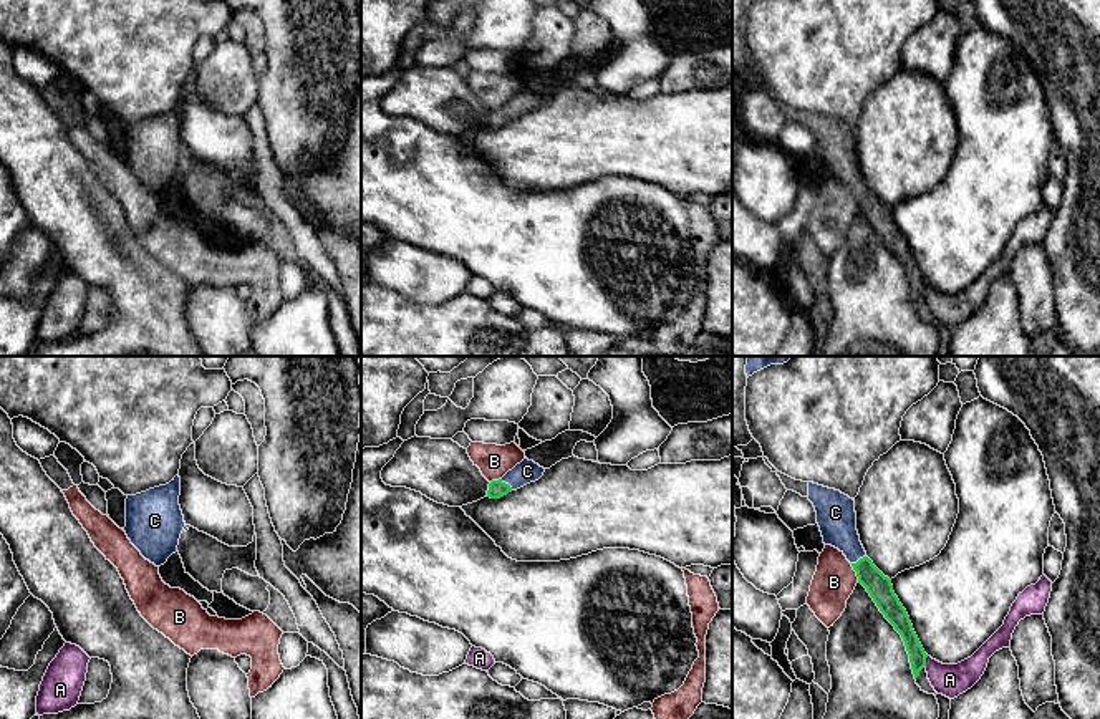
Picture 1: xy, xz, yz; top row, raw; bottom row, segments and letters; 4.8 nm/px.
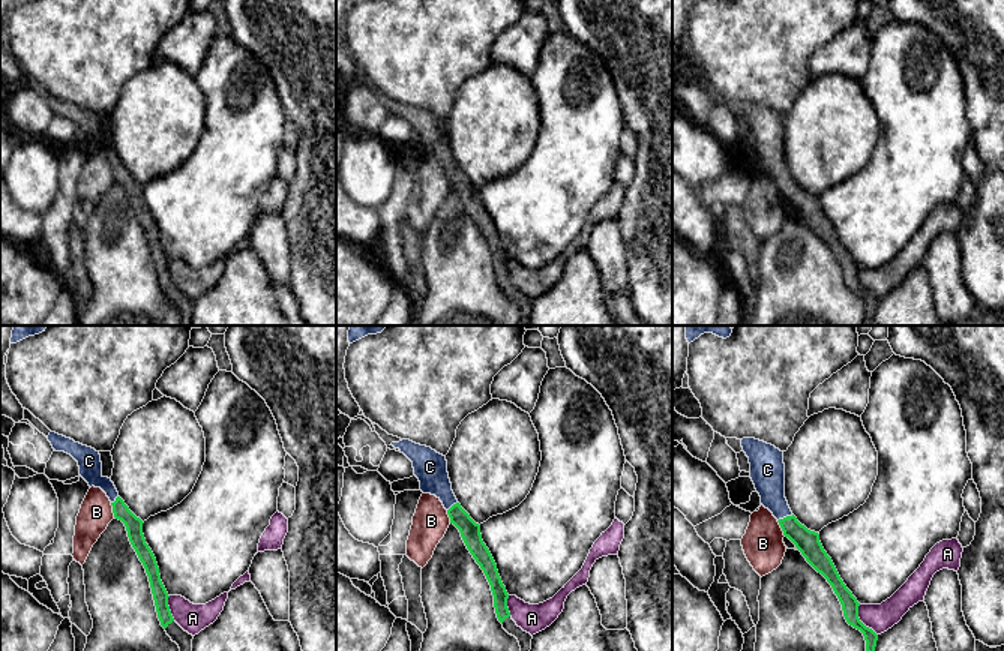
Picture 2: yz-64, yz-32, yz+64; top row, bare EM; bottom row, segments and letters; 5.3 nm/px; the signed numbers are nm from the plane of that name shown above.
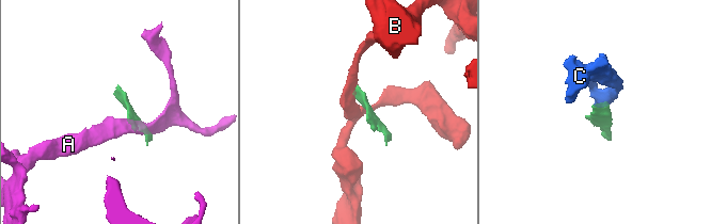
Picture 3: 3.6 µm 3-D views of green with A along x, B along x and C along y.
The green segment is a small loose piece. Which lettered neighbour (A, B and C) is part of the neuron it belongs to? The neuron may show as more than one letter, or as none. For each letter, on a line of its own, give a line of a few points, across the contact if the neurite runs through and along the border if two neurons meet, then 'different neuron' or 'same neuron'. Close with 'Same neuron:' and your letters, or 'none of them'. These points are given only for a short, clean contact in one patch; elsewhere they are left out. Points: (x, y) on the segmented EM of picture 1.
A: different neuron
B: yz (850, 564), (858, 582) | different neuron
C: xz (497, 489), (507, 484), (527, 471) | same neuron
Same neuron: C

